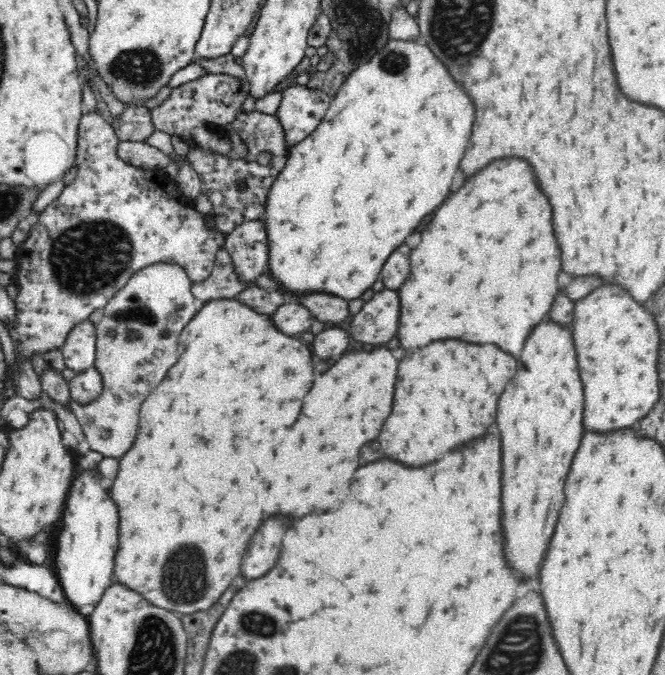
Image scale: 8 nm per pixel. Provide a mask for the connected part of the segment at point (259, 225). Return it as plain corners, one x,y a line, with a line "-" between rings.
264,219
244,222
227,233
223,247
229,252
233,269
245,284
260,278
267,268
268,243

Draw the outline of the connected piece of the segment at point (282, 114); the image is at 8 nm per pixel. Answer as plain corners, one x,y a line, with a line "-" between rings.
306,85
286,87
281,96
283,98
275,116
284,127
286,143
292,148
316,130
324,119
332,99
328,94
311,90

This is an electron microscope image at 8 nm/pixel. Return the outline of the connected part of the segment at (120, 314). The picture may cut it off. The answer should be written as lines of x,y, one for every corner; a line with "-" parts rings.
160,262
132,274
126,286
118,290
104,307
100,322
95,324
95,367
103,378
101,395
86,405
74,401
68,404
68,408
83,428
90,450
100,452
104,457
120,458
134,444
134,436
138,434
140,404
166,378
168,370
178,362
178,354
174,352
179,346
180,333
203,306
192,294
192,285
193,282
180,265

